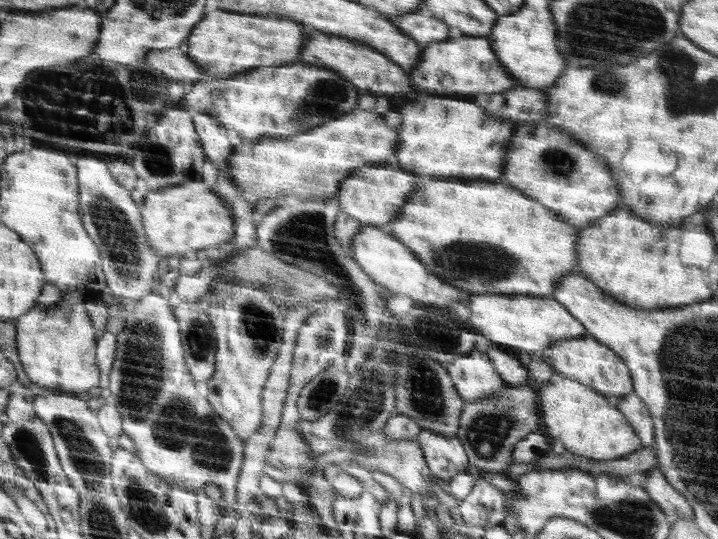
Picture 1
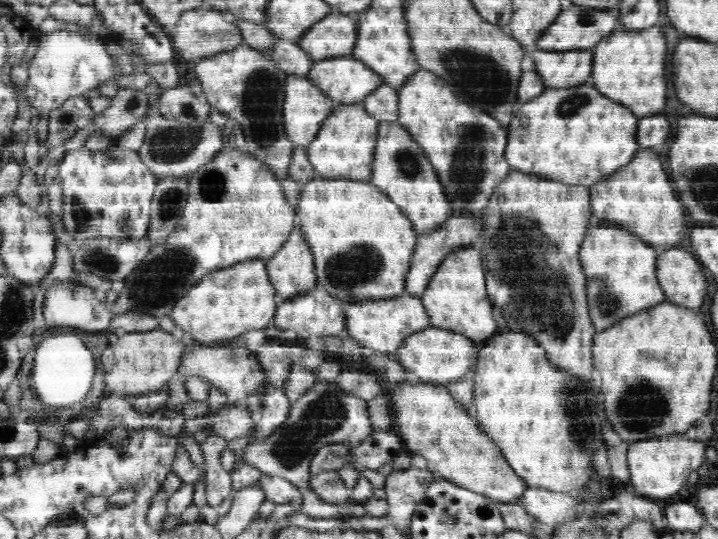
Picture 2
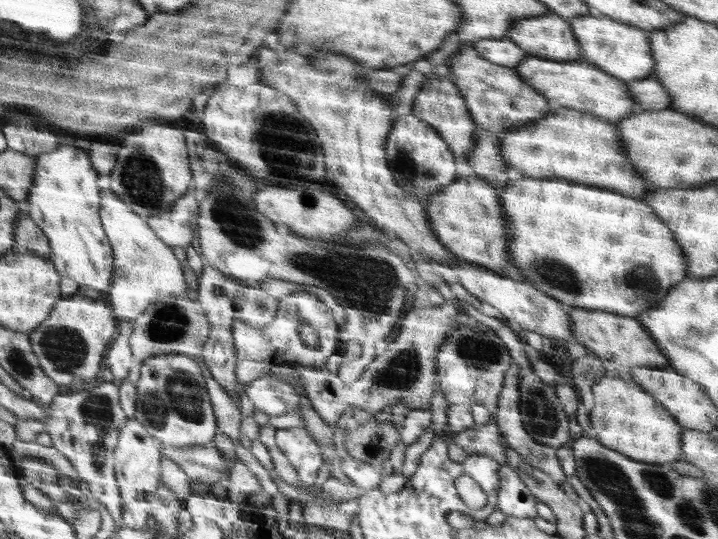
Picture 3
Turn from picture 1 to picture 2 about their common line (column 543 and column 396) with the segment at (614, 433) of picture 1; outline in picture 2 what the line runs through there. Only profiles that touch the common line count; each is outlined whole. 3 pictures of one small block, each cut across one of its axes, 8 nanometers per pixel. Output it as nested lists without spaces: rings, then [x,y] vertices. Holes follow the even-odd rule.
[[[398,384],[386,391],[393,409],[394,428],[405,443],[406,451],[410,454],[421,454],[427,461],[427,469],[436,473],[437,477],[455,482],[458,486],[486,495],[498,503],[516,503],[524,496],[529,486],[520,478],[505,455],[497,445],[477,424],[476,419],[470,418],[460,403],[446,388],[436,388],[432,384]]]

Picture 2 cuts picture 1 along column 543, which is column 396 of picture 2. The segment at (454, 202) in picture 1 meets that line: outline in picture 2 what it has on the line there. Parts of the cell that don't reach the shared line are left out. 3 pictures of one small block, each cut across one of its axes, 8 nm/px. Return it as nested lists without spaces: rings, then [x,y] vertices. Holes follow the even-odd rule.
[[[316,176],[312,181],[304,183],[296,210],[295,224],[305,233],[305,241],[313,251],[318,285],[328,293],[350,304],[397,297],[405,292],[418,233],[405,212],[378,186],[370,181]]]

